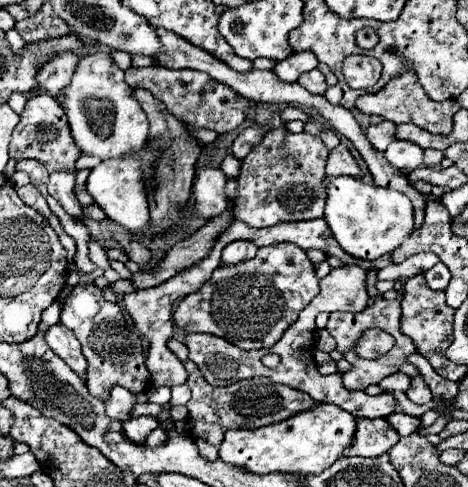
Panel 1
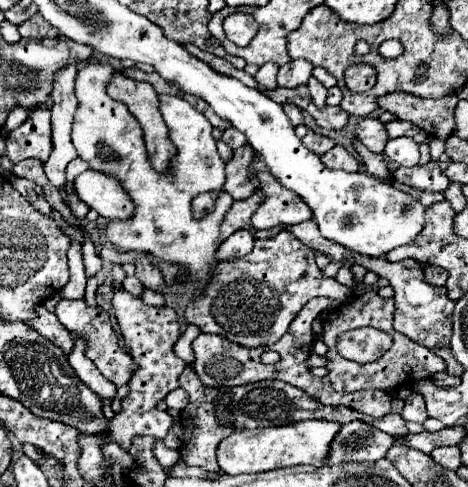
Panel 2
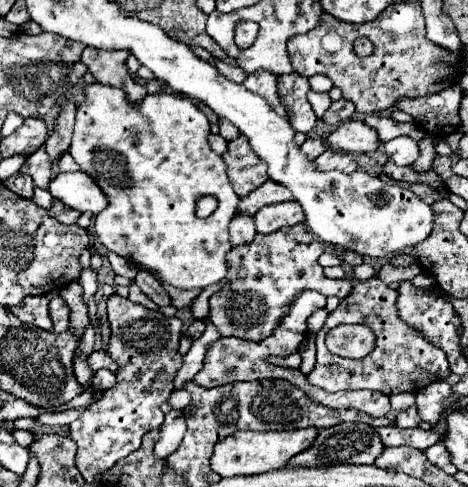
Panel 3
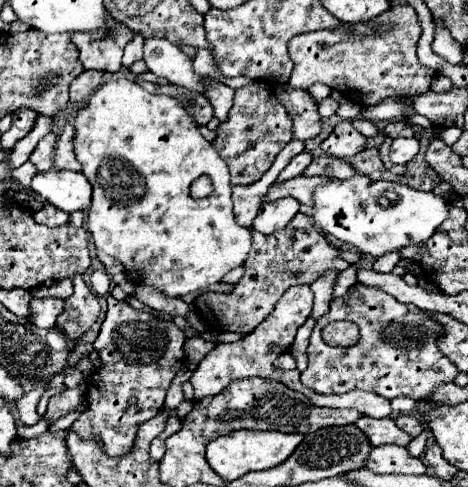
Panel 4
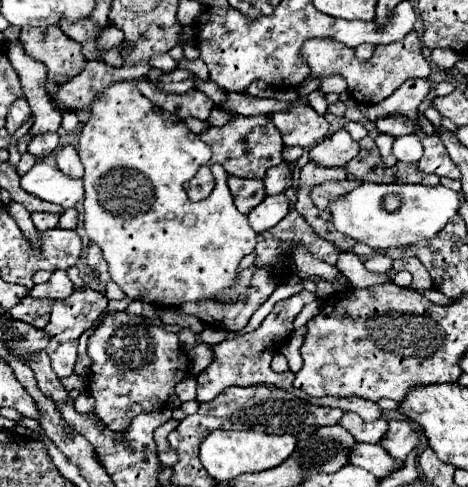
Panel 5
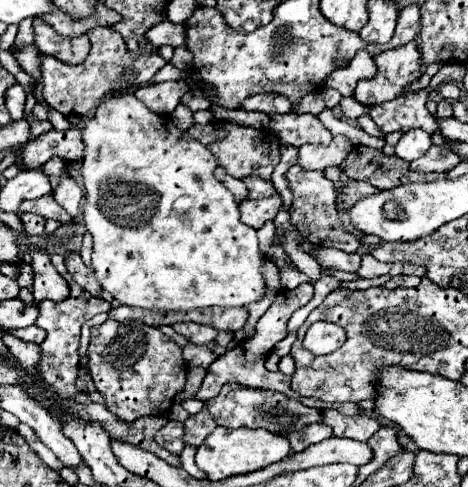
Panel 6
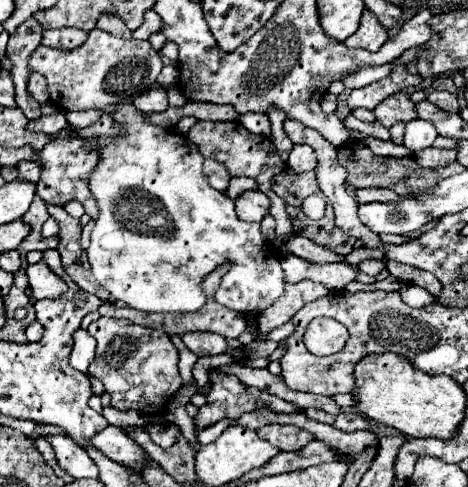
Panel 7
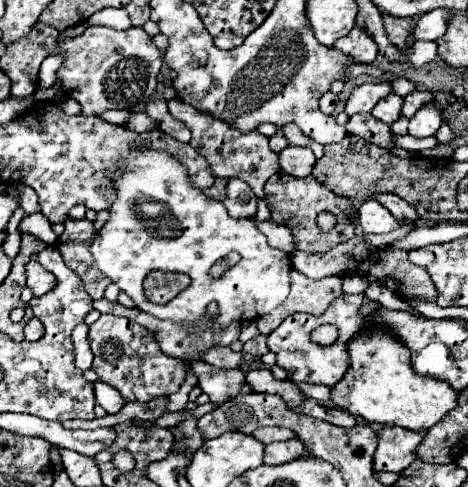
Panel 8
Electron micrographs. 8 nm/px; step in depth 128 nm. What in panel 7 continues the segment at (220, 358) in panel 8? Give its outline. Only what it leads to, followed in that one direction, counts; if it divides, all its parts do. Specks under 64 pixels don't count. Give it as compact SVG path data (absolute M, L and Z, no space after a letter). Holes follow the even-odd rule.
M190 332L182 336L182 342L198 356L216 356L226 354L226 340L212 332Z

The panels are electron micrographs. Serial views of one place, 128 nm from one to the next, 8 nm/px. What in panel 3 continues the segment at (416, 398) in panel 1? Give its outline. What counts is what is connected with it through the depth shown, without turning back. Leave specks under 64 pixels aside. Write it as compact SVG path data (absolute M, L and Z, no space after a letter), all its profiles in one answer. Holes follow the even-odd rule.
M412 406L412 408L408 408L408 410L402 410L402 412L398 414L398 418L396 418L396 426L398 426L398 428L418 428L420 422L422 422L422 420L420 420L420 416L418 416L418 412L416 412L416 406Z

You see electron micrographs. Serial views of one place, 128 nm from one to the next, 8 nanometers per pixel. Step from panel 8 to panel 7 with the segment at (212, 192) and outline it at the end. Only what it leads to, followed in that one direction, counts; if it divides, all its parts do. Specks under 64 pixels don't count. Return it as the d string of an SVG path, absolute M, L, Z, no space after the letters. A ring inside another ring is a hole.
M232 178L228 190L224 192L224 196L228 196L228 198L234 200L240 192L244 192L244 190L254 190L254 188L256 188L256 182L254 182L252 178Z

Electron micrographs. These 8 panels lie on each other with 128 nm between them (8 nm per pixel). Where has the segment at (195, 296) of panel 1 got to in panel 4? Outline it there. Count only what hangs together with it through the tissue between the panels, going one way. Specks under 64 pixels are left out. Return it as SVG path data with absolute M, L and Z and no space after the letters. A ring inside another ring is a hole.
M298 212L286 228L274 234L252 232L252 250L246 258L246 272L230 294L204 292L194 300L194 310L200 320L218 332L252 332L274 310L280 296L298 284L312 284L320 274L332 268L348 268L350 264L340 258L340 248L332 246L312 224L312 218Z

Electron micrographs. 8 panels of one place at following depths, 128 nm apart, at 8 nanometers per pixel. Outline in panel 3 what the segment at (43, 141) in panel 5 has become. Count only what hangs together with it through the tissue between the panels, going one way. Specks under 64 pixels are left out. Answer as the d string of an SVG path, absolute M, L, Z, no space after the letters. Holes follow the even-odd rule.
M40 146L34 154L28 156L28 160L24 162L24 166L20 168L20 172L26 172L34 178L36 186L46 188L48 182L52 180L52 162L48 158L48 152L44 146Z

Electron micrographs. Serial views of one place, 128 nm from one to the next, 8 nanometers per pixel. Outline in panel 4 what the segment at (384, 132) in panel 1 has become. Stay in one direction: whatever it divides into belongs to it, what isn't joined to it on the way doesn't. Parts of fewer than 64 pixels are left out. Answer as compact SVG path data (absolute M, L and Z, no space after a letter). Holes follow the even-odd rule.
M340 122L334 132L322 142L322 152L330 158L348 160L366 148L366 138L358 134L350 122Z

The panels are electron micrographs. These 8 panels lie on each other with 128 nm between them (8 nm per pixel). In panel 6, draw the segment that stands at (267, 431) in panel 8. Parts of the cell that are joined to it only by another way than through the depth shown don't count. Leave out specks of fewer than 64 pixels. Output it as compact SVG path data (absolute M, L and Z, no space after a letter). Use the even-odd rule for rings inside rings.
M318 422L318 424L308 424L308 426L304 426L298 432L288 432L288 434L282 434L282 436L288 438L292 452L302 452L302 450L306 450L312 444L318 444L318 442L330 438L332 436L332 428L328 428L326 424Z

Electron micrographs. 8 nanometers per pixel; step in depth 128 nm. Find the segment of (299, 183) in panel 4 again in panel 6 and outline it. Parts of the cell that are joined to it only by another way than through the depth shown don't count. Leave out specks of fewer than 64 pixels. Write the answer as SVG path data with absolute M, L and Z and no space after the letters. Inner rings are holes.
M346 182L344 186L344 192L342 192L342 208L352 208L352 204L356 204L358 200L366 198L366 196L372 196L380 190L376 190L372 184L368 182Z

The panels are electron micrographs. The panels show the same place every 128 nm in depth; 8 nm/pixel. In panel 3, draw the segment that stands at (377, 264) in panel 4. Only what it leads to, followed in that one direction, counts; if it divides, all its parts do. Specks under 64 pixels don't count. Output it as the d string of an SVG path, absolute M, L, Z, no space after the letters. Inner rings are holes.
M390 260L386 264L382 264L382 268L378 270L378 278L386 284L392 284L392 282L402 282L404 280L411 280L422 272L422 268L417 261L415 261L409 267L396 267Z

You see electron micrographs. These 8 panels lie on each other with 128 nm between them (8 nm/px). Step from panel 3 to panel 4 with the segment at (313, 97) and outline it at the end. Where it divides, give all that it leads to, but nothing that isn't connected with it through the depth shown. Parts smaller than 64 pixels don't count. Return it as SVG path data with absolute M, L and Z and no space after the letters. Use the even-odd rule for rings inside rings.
M326 98L318 104L318 112L320 112L322 118L328 118L328 116L336 114L336 110L338 110L338 102L334 98Z

